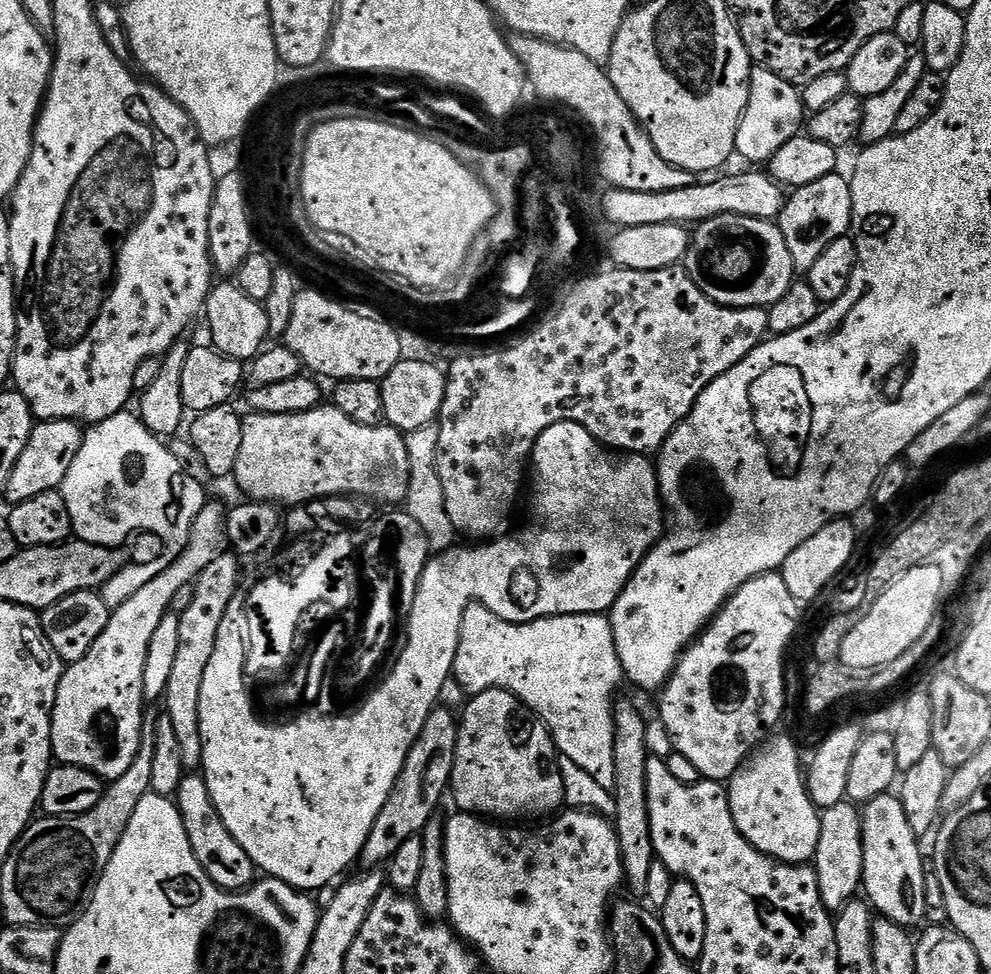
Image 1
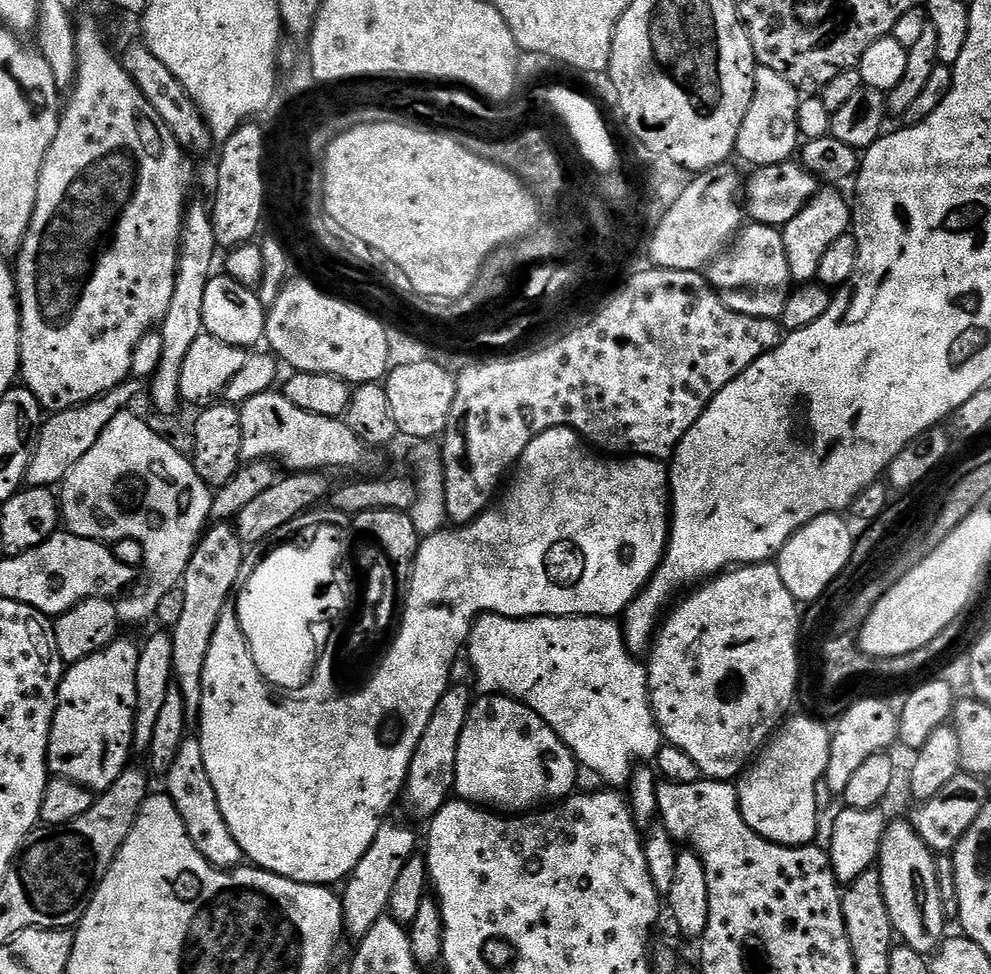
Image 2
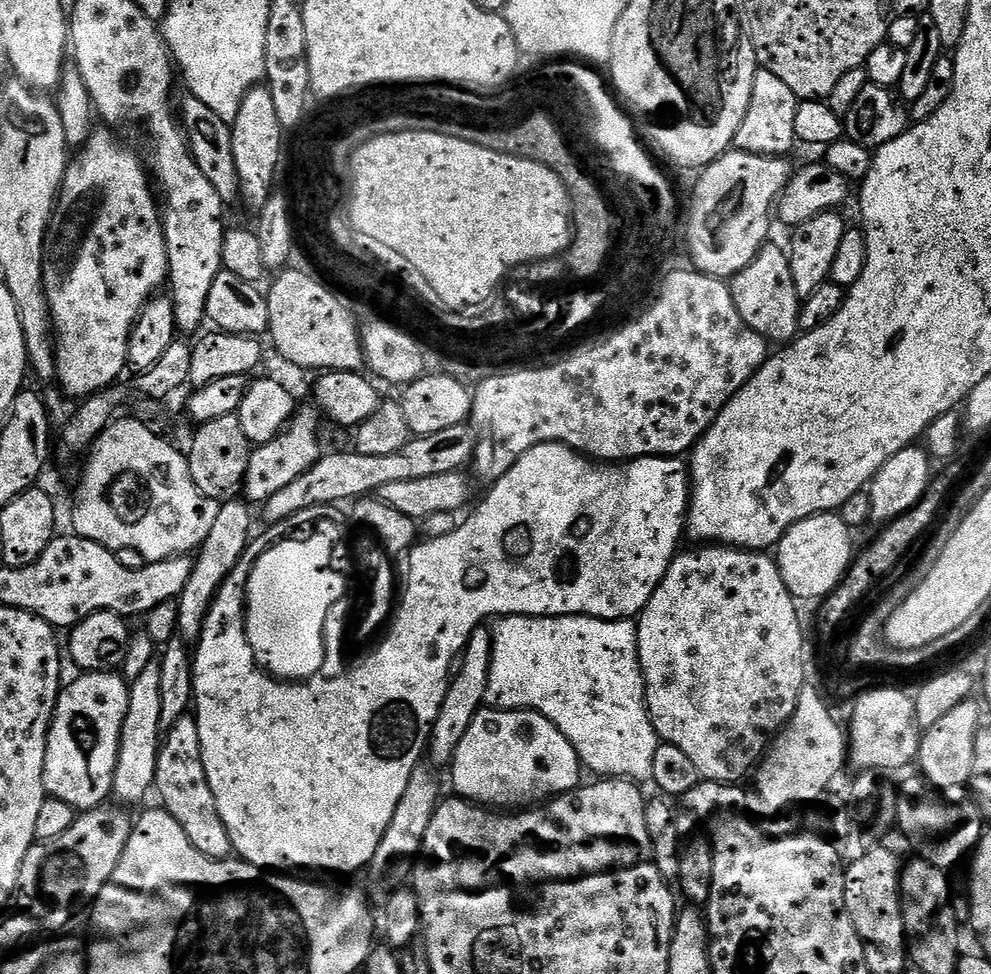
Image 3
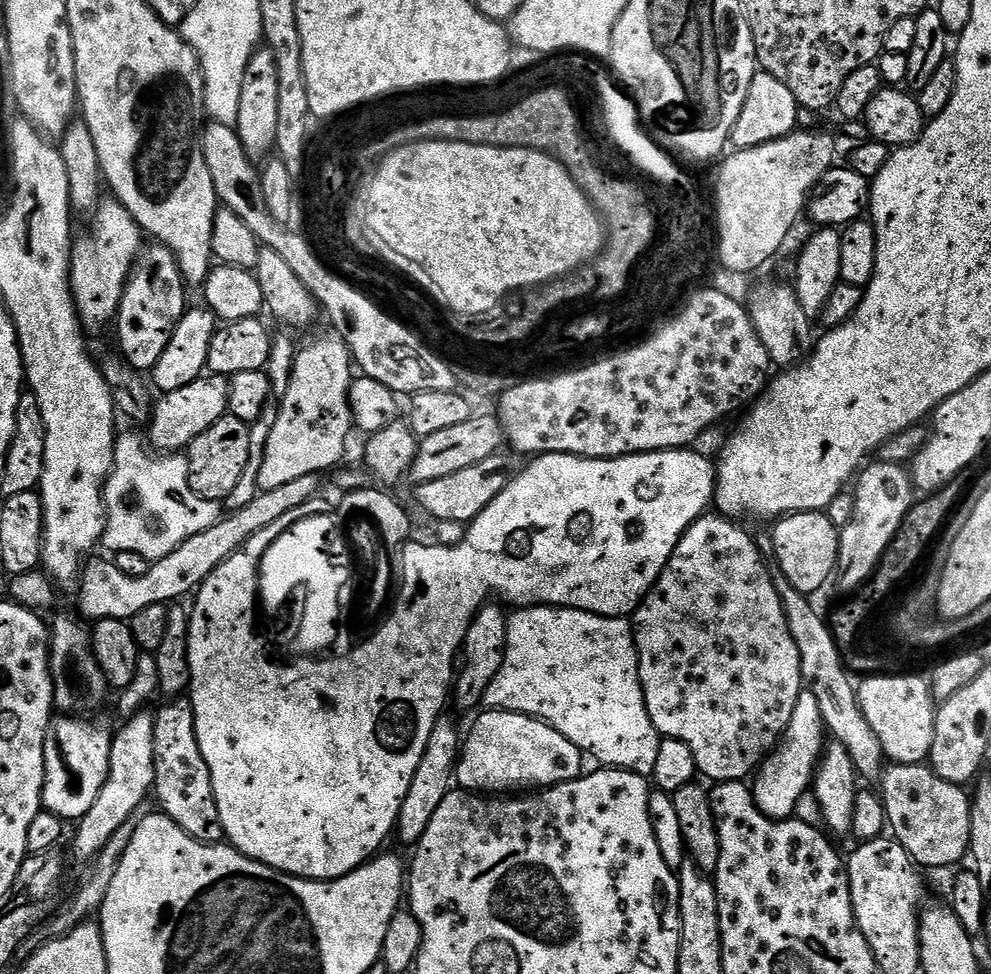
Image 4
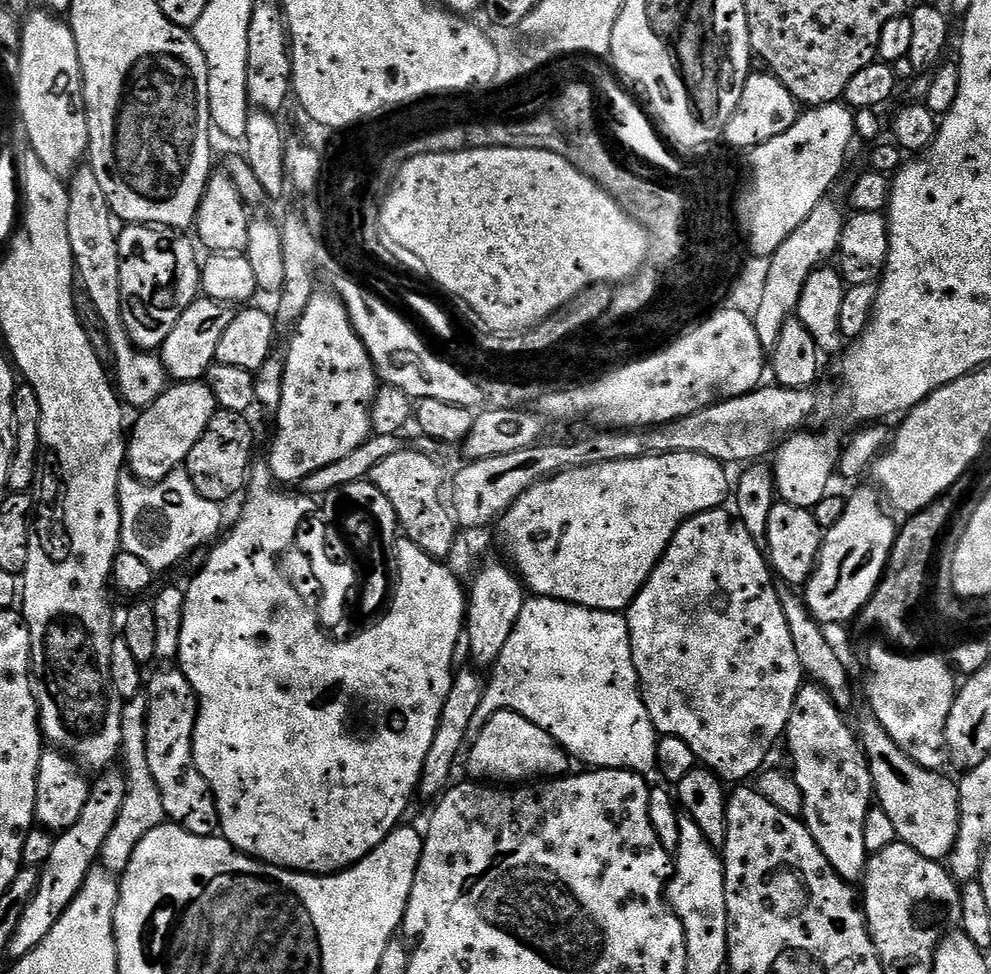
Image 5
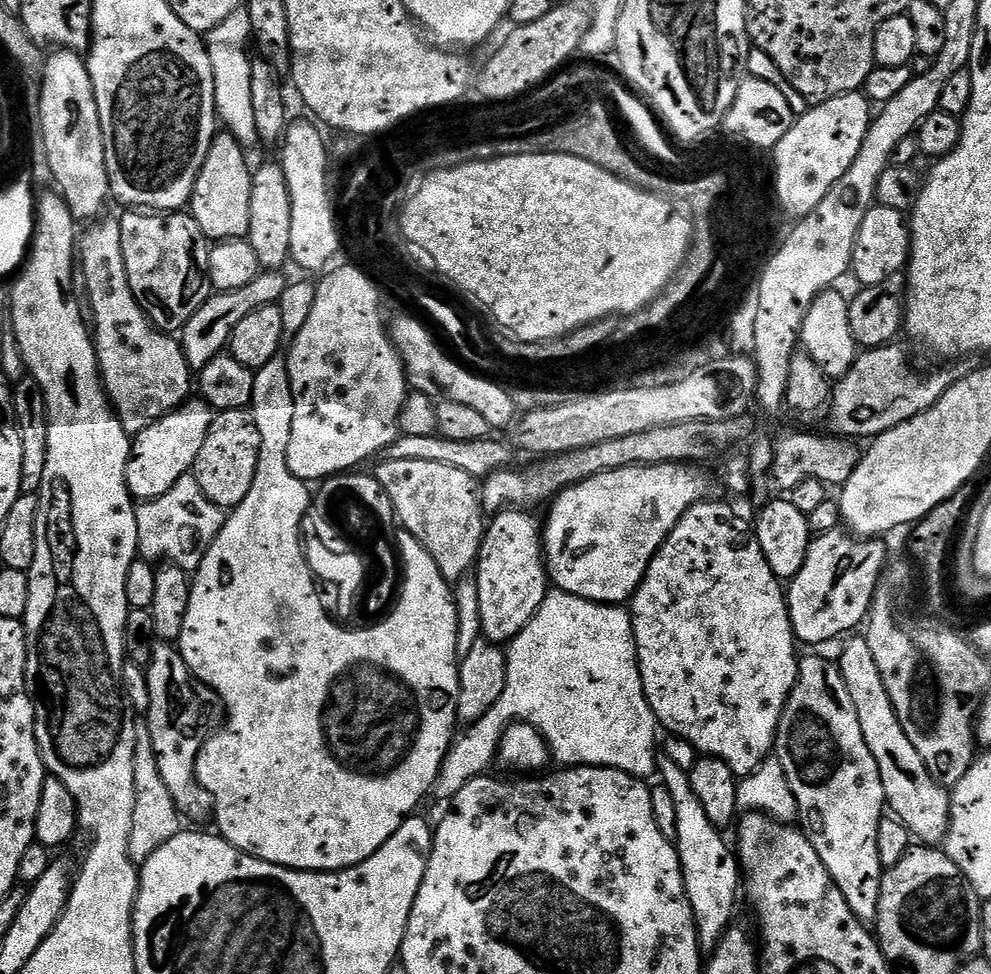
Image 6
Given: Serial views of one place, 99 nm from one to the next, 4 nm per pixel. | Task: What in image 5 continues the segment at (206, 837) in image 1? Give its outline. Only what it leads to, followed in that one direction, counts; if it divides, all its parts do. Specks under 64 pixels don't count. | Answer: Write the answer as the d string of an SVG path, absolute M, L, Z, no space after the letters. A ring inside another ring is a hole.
M166 670L158 673L149 684L147 681L146 695L146 762L150 762L150 774L154 774L154 782L158 782L165 817L190 834L217 835L220 832L220 815L216 799L206 778L202 778L198 766L192 763L189 755L194 704L188 685L173 670Z

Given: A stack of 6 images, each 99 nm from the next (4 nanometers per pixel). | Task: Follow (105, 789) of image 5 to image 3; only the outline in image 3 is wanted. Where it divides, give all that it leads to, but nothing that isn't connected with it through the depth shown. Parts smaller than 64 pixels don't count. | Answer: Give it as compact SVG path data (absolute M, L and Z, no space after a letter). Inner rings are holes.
M153 662L130 682L126 722L122 722L122 734L118 746L118 762L114 770L112 791L121 805L133 806L147 792L153 791L158 770L158 754L162 739L162 670Z

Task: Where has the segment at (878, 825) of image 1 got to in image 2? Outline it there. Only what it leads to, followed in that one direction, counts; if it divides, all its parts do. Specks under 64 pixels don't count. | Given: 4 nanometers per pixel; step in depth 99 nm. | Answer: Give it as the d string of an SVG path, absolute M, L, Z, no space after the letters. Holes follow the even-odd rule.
M893 819L887 825L878 859L878 871L882 894L886 898L886 910L890 914L892 931L902 939L903 947L921 954L935 953L945 939L946 919L936 871L937 857L922 842L916 829L907 819Z

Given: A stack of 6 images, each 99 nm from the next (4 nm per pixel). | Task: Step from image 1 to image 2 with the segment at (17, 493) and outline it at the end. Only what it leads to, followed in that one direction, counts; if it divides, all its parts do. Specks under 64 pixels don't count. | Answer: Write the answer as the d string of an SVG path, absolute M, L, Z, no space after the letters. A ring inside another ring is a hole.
M129 378L99 400L49 415L40 426L40 437L28 467L27 483L33 488L52 488L64 481L66 474L70 474L77 462L93 448L94 442L98 442L102 430L106 430L112 419L131 405L128 403L139 394L140 388L141 381Z

